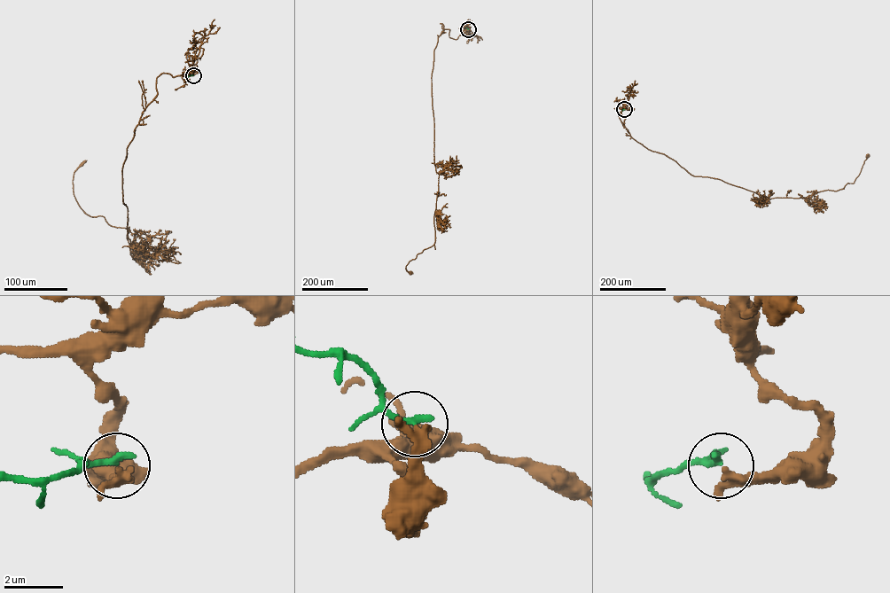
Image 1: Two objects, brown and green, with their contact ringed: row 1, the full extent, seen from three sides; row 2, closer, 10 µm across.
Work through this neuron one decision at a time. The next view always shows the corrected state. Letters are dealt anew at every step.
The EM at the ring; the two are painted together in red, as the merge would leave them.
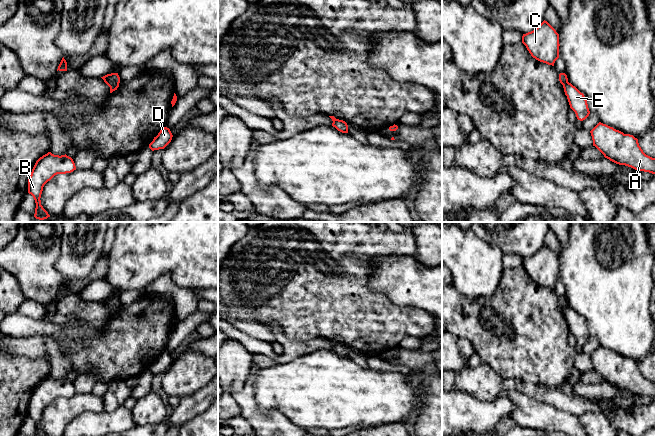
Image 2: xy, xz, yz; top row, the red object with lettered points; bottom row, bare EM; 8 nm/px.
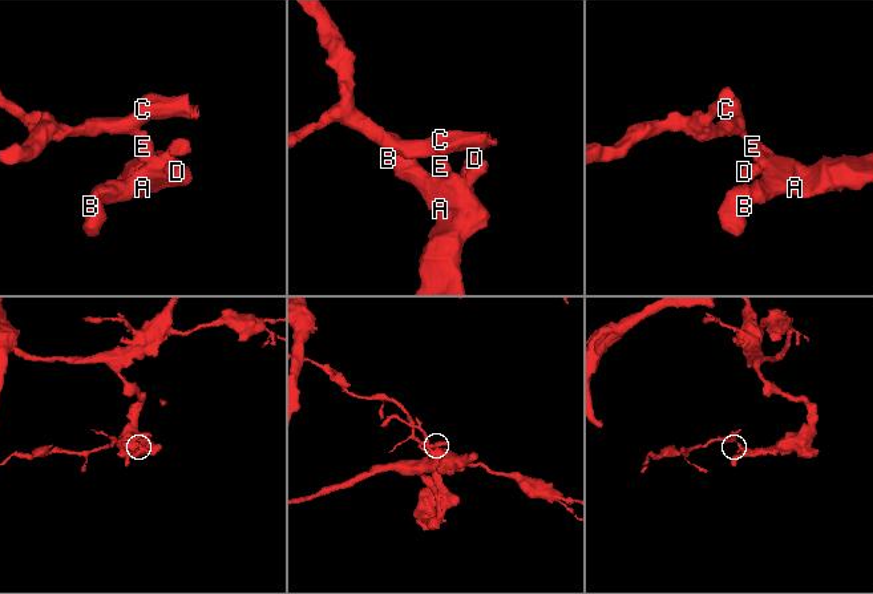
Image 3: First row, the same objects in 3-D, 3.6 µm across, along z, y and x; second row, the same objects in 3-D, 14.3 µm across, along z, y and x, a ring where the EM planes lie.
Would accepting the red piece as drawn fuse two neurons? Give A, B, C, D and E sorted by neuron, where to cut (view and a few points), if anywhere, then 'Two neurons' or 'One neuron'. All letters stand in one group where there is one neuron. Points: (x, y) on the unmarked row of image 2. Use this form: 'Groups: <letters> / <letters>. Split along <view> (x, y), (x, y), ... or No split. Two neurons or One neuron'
Groups: A B D E / C. Split along yz (567, 305), (563, 309). Two neurons

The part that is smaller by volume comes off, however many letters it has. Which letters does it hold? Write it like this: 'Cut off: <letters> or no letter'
Cut off: C

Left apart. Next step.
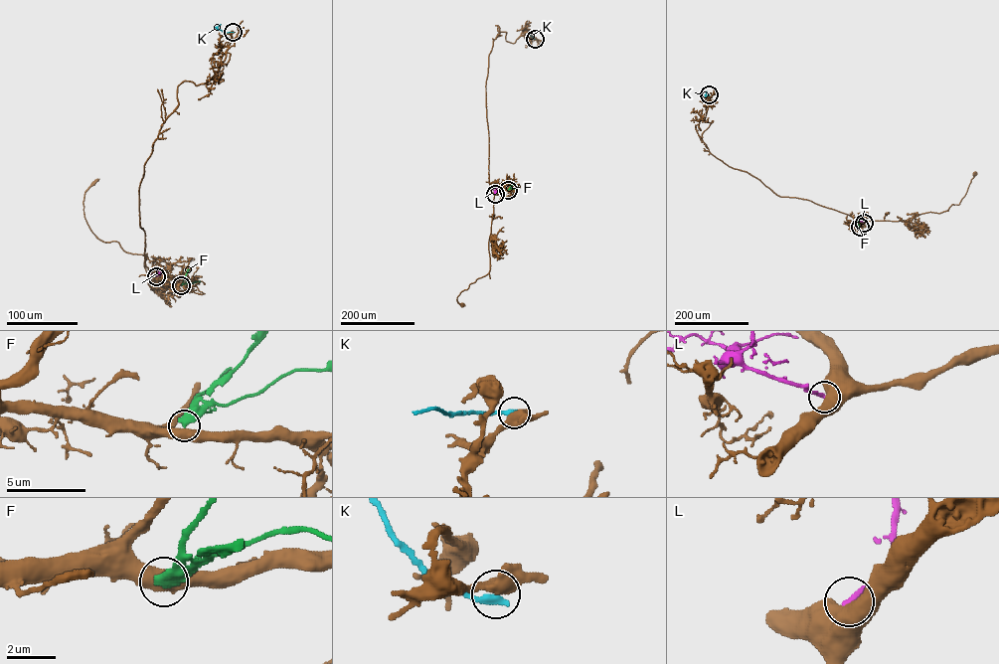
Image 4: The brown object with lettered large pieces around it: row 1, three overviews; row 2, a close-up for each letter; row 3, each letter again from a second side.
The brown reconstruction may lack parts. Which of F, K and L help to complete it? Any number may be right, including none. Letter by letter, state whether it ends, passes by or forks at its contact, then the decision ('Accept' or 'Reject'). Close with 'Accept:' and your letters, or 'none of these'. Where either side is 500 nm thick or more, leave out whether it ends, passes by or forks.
F: Reject
K: Reject
L: Reject
Accept: none of these

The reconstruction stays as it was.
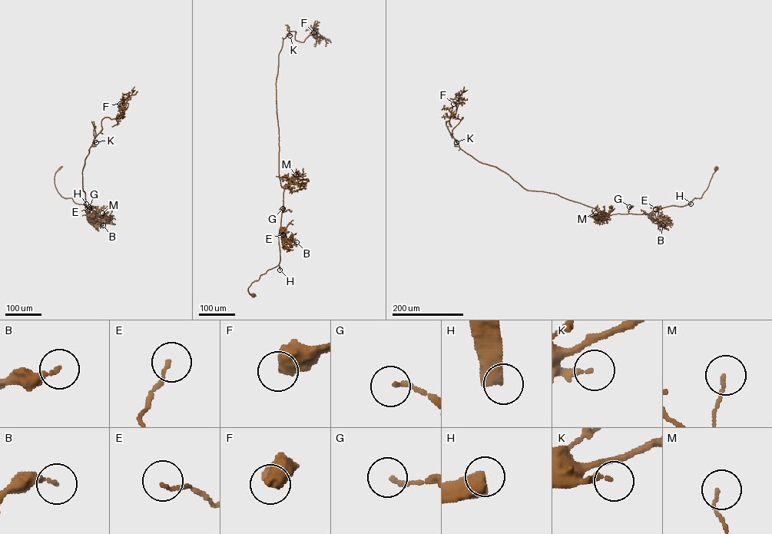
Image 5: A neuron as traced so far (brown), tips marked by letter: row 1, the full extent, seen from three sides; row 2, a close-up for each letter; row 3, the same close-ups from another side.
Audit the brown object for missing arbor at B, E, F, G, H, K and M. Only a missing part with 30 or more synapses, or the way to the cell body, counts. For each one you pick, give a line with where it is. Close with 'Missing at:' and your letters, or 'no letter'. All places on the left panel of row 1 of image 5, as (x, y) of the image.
H: place (86, 203)
Missing at: H

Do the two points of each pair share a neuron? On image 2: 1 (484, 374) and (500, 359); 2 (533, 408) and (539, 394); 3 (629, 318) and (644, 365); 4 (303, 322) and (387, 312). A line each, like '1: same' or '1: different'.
1: different
2: different
3: different
4: same

